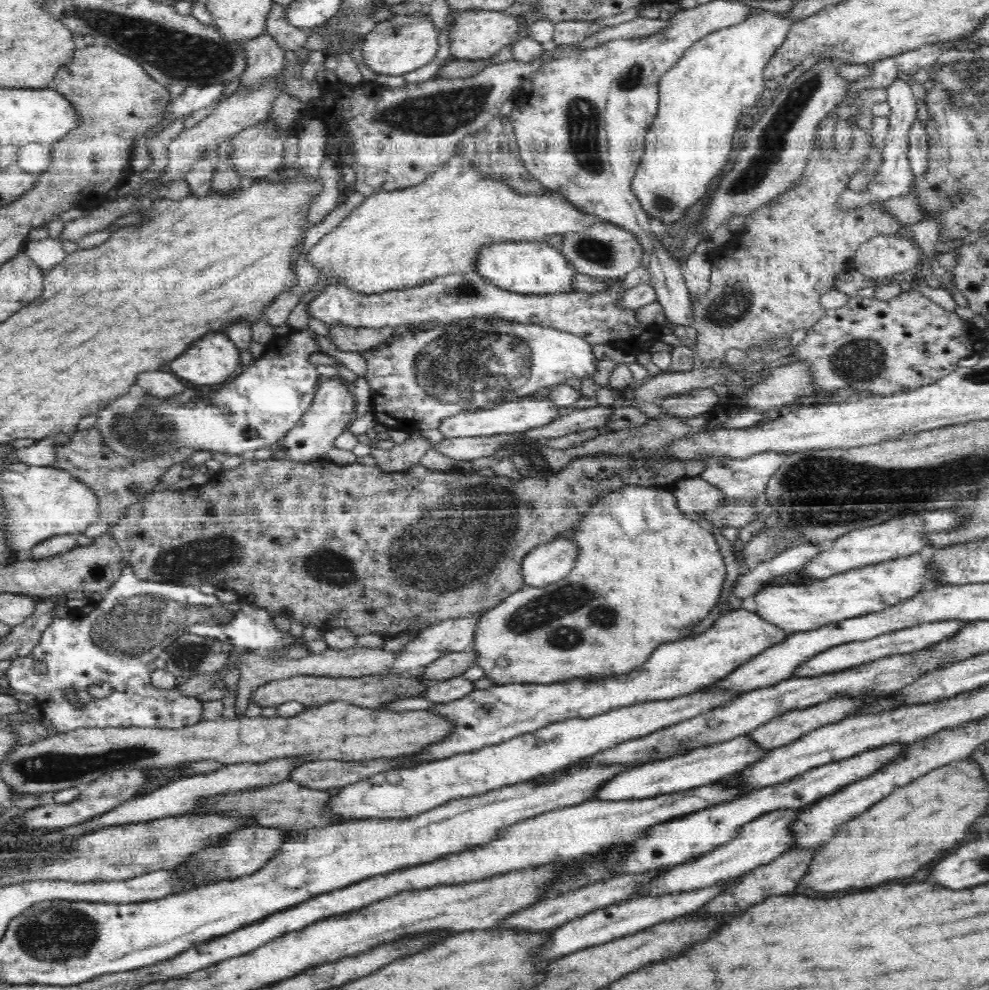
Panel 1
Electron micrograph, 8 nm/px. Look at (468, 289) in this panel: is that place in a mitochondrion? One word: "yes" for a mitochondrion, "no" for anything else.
yes

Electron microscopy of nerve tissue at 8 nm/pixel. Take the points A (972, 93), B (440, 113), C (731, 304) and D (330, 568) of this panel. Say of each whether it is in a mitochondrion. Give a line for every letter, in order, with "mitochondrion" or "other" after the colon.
A: mitochondrion
B: mitochondrion
C: mitochondrion
D: mitochondrion

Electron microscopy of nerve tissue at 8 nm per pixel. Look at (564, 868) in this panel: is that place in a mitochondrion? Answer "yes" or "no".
no

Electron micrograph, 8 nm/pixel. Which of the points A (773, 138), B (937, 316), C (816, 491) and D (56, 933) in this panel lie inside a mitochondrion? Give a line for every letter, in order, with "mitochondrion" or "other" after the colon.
A: mitochondrion
B: other
C: mitochondrion
D: mitochondrion

